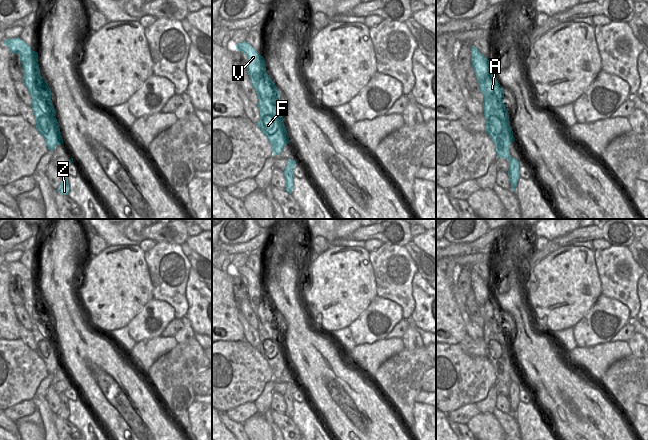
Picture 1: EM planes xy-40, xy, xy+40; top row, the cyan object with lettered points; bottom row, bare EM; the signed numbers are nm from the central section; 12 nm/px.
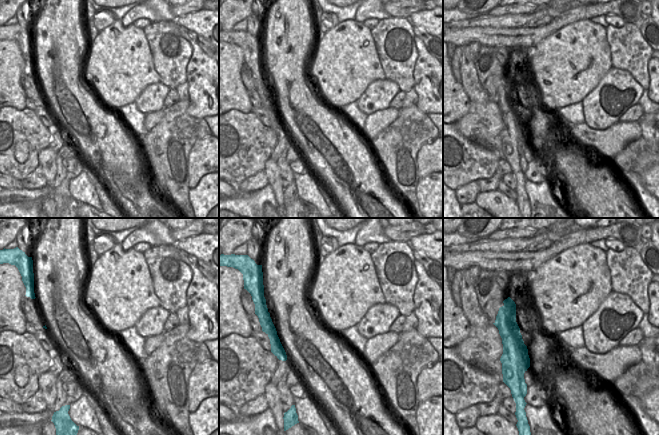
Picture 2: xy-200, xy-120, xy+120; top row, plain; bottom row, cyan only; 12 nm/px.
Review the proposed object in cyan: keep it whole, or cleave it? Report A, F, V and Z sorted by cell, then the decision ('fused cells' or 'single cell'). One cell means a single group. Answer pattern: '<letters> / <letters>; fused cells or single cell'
A F V / Z; fused cells

